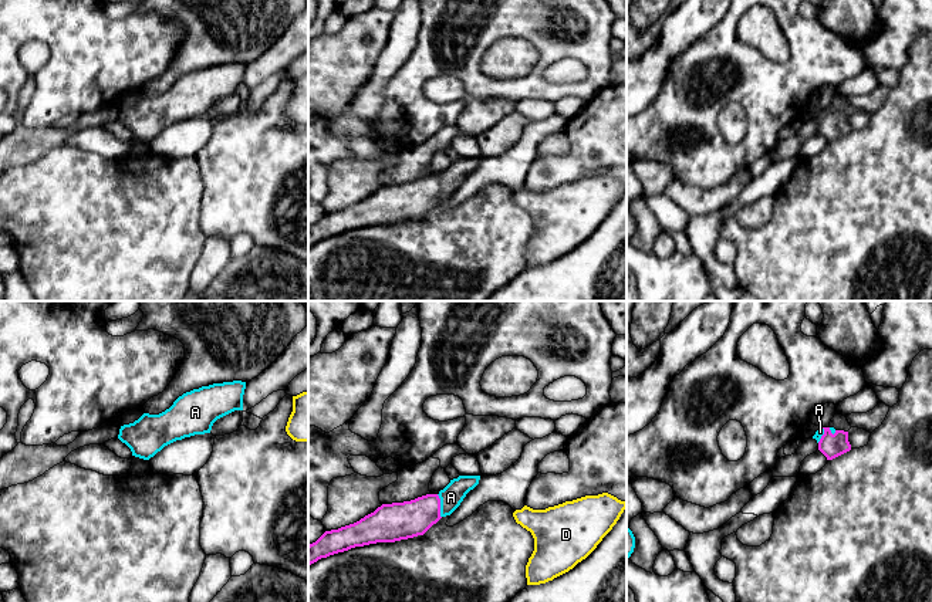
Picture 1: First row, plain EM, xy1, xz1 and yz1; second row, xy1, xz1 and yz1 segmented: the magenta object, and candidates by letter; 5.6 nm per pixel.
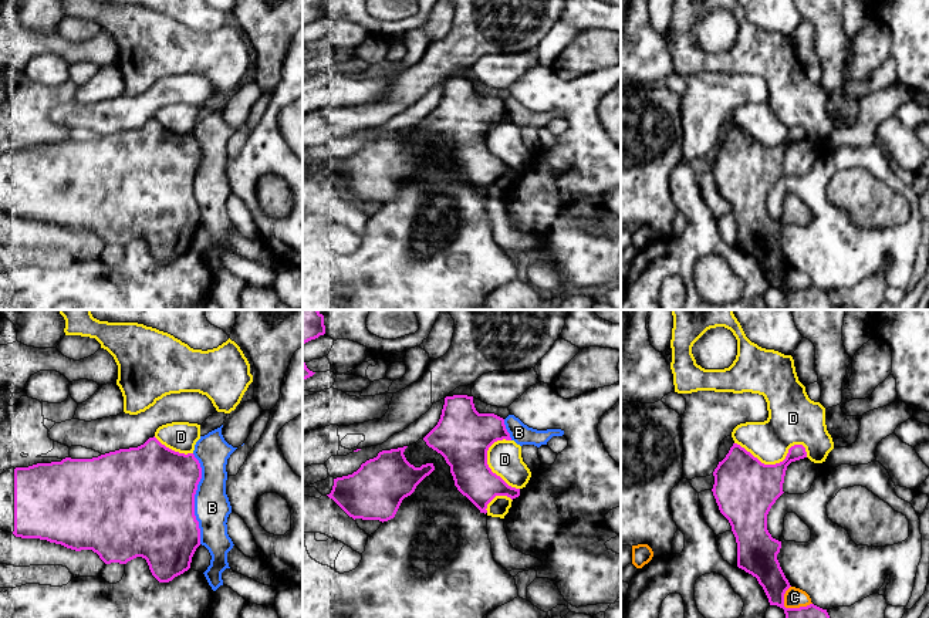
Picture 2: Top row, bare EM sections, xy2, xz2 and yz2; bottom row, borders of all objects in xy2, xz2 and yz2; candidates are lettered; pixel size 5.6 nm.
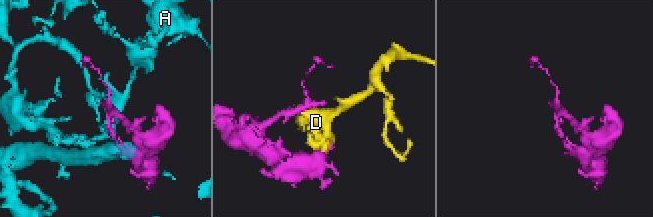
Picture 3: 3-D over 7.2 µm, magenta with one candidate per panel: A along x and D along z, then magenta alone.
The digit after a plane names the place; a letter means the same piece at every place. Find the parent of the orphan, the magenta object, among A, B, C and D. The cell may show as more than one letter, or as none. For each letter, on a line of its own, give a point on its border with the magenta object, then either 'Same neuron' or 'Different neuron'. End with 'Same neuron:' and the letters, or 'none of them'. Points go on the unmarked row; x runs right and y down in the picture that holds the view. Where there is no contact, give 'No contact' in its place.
A: Touches magenta at xz1 (439, 188). Same neuron
B: Touches magenta at xy2 (193, 181). Different neuron
C: Touches magenta at yz2 (793, 290). Different neuron
D: Touches magenta at yz2 (776, 145). Different neuron
Same neuron: A

